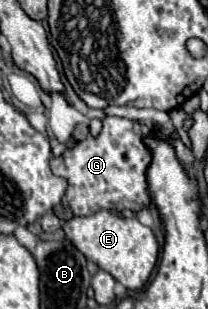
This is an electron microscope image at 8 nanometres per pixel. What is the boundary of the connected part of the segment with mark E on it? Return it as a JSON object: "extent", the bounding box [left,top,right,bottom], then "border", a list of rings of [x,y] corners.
{"extent":[64,211,158,291],"border":[[[98,211],[88,217],[72,217],[64,223],[66,237],[80,249],[86,259],[94,261],[100,269],[108,271],[128,291],[142,289],[158,261],[158,241],[150,227],[142,225],[136,217],[126,219],[116,211]]]}

